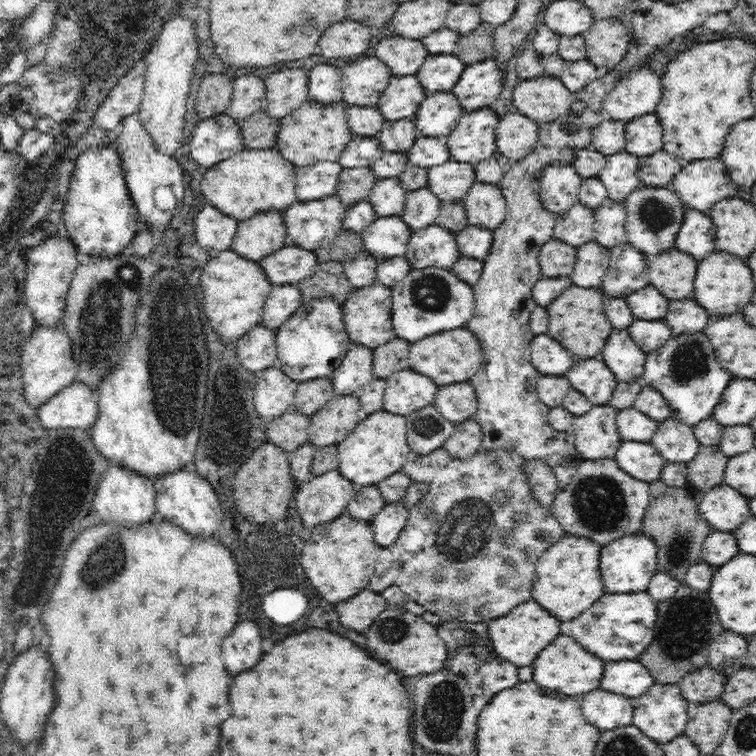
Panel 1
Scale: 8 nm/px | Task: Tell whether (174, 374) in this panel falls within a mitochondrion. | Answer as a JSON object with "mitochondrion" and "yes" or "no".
{"mitochondrion":"yes"}

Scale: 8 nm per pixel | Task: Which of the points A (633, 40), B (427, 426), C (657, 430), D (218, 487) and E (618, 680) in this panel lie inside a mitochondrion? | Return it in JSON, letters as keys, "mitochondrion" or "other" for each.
{"A":"other","B":"mitochondrion","C":"other","D":"other","E":"other"}

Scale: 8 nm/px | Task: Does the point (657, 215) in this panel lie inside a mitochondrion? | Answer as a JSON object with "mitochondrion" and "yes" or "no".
{"mitochondrion":"yes"}

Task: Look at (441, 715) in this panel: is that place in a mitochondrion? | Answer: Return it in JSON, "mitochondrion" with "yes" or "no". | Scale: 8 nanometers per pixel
{"mitochondrion":"yes"}

